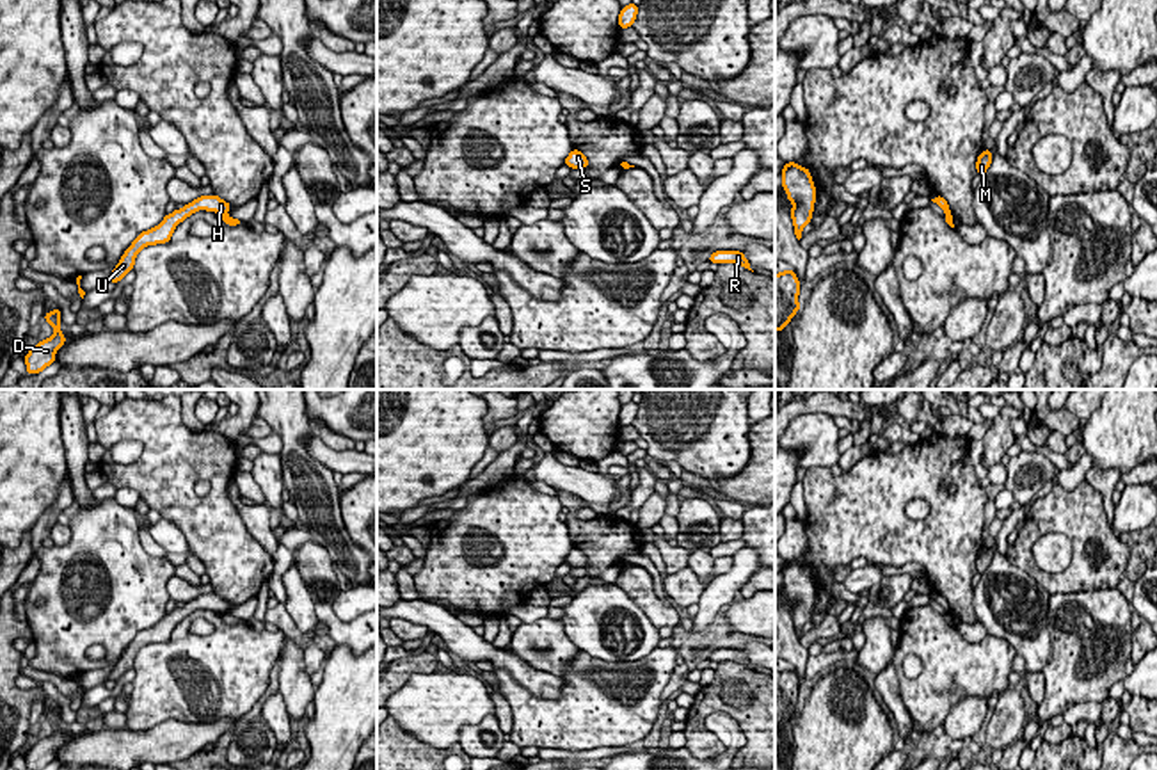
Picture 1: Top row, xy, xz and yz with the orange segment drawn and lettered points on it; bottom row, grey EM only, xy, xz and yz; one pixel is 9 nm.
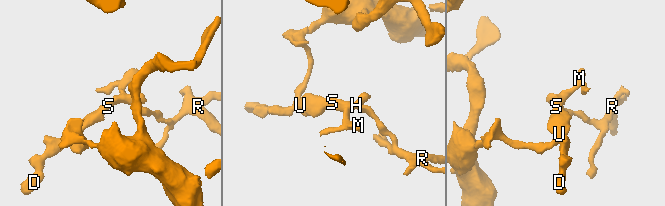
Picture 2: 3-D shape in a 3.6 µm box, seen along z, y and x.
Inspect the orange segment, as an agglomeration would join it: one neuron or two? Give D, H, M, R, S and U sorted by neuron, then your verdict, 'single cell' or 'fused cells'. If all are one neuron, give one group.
D H M S U / R | fused cells

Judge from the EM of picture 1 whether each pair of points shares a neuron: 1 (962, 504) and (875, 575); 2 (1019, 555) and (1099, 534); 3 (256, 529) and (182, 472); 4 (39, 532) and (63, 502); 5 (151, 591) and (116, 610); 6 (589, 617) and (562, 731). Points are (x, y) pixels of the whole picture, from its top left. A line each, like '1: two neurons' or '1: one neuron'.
1: two neurons
2: one neuron
3: two neurons
4: one neuron
5: one neuron
6: two neurons

